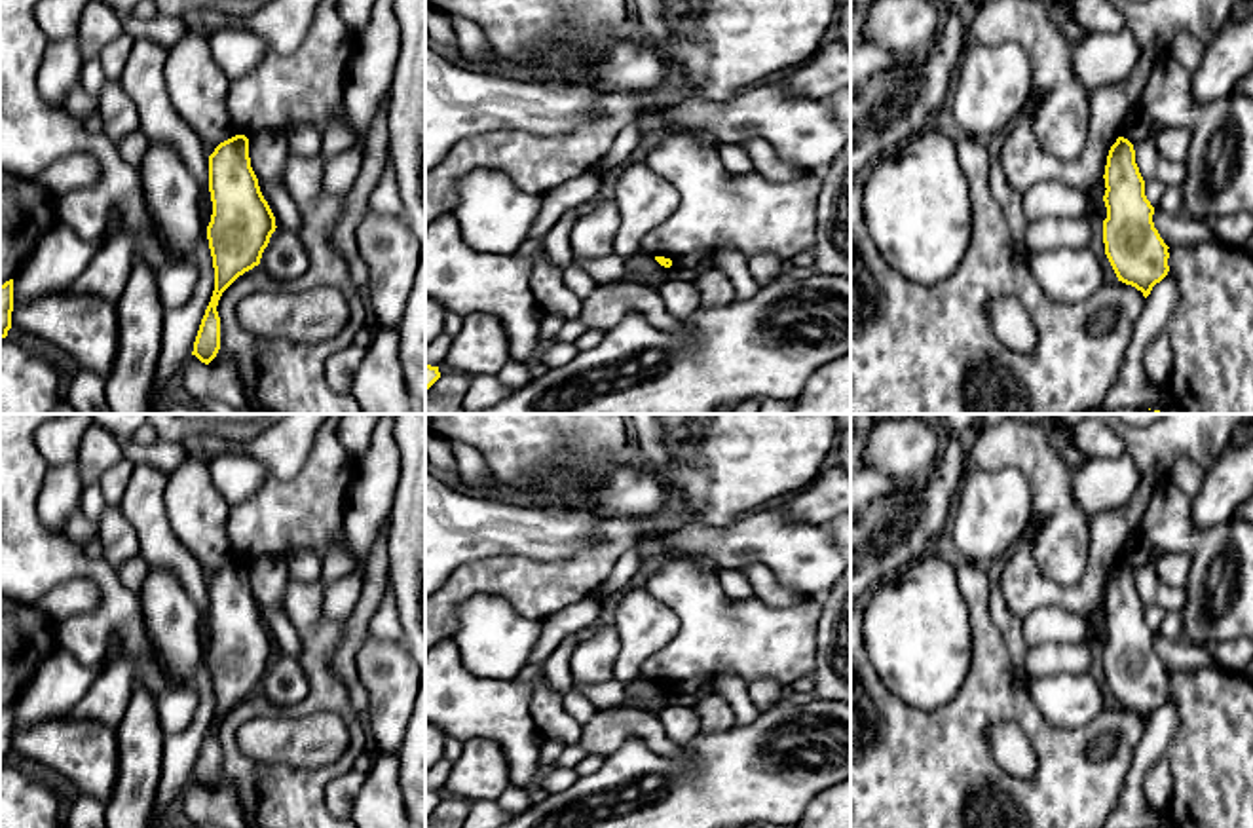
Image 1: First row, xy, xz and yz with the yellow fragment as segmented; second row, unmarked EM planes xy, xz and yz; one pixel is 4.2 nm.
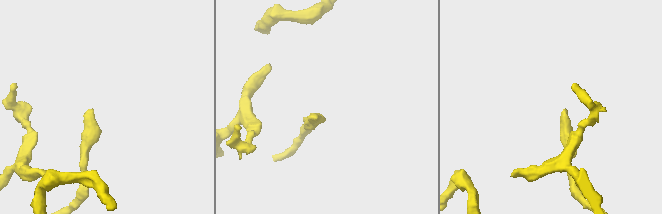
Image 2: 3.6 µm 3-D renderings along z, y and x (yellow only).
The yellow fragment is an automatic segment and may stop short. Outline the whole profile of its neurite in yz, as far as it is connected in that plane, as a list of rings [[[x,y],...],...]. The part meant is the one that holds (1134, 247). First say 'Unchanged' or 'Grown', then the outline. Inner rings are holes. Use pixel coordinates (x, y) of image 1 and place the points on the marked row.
Unchanged. [[[1118,137],[1105,165],[1103,220],[1105,254],[1118,281],[1135,287],[1147,298],[1168,272],[1168,245],[1154,228],[1154,207],[1145,196],[1145,180],[1135,163],[1133,144]]]

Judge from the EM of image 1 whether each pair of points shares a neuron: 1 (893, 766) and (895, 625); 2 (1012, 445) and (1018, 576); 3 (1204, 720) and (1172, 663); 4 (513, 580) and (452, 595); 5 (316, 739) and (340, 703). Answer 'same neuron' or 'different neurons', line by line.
1: different neurons
2: different neurons
3: different neurons
4: same neuron
5: different neurons

